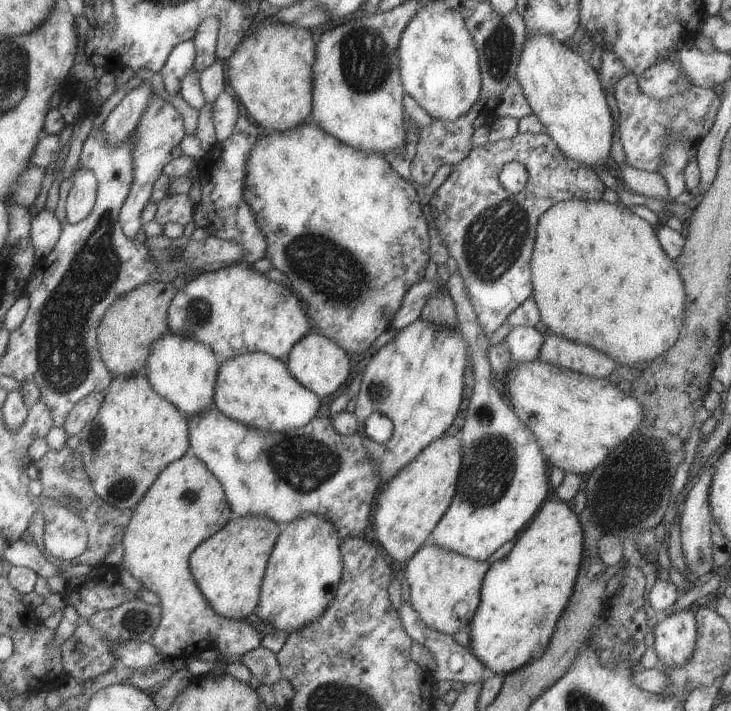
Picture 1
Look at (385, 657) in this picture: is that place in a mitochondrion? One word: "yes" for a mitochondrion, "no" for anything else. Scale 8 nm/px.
no

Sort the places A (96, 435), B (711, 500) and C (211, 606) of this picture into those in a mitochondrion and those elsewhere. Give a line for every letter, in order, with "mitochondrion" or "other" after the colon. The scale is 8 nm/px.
A: mitochondrion
B: other
C: other

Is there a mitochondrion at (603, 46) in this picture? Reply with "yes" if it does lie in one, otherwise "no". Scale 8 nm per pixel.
no

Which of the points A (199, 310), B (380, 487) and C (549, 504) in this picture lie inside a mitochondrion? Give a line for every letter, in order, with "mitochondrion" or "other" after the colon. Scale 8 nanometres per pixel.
A: mitochondrion
B: other
C: other

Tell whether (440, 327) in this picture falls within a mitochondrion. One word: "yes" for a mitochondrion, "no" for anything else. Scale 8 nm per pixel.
no

